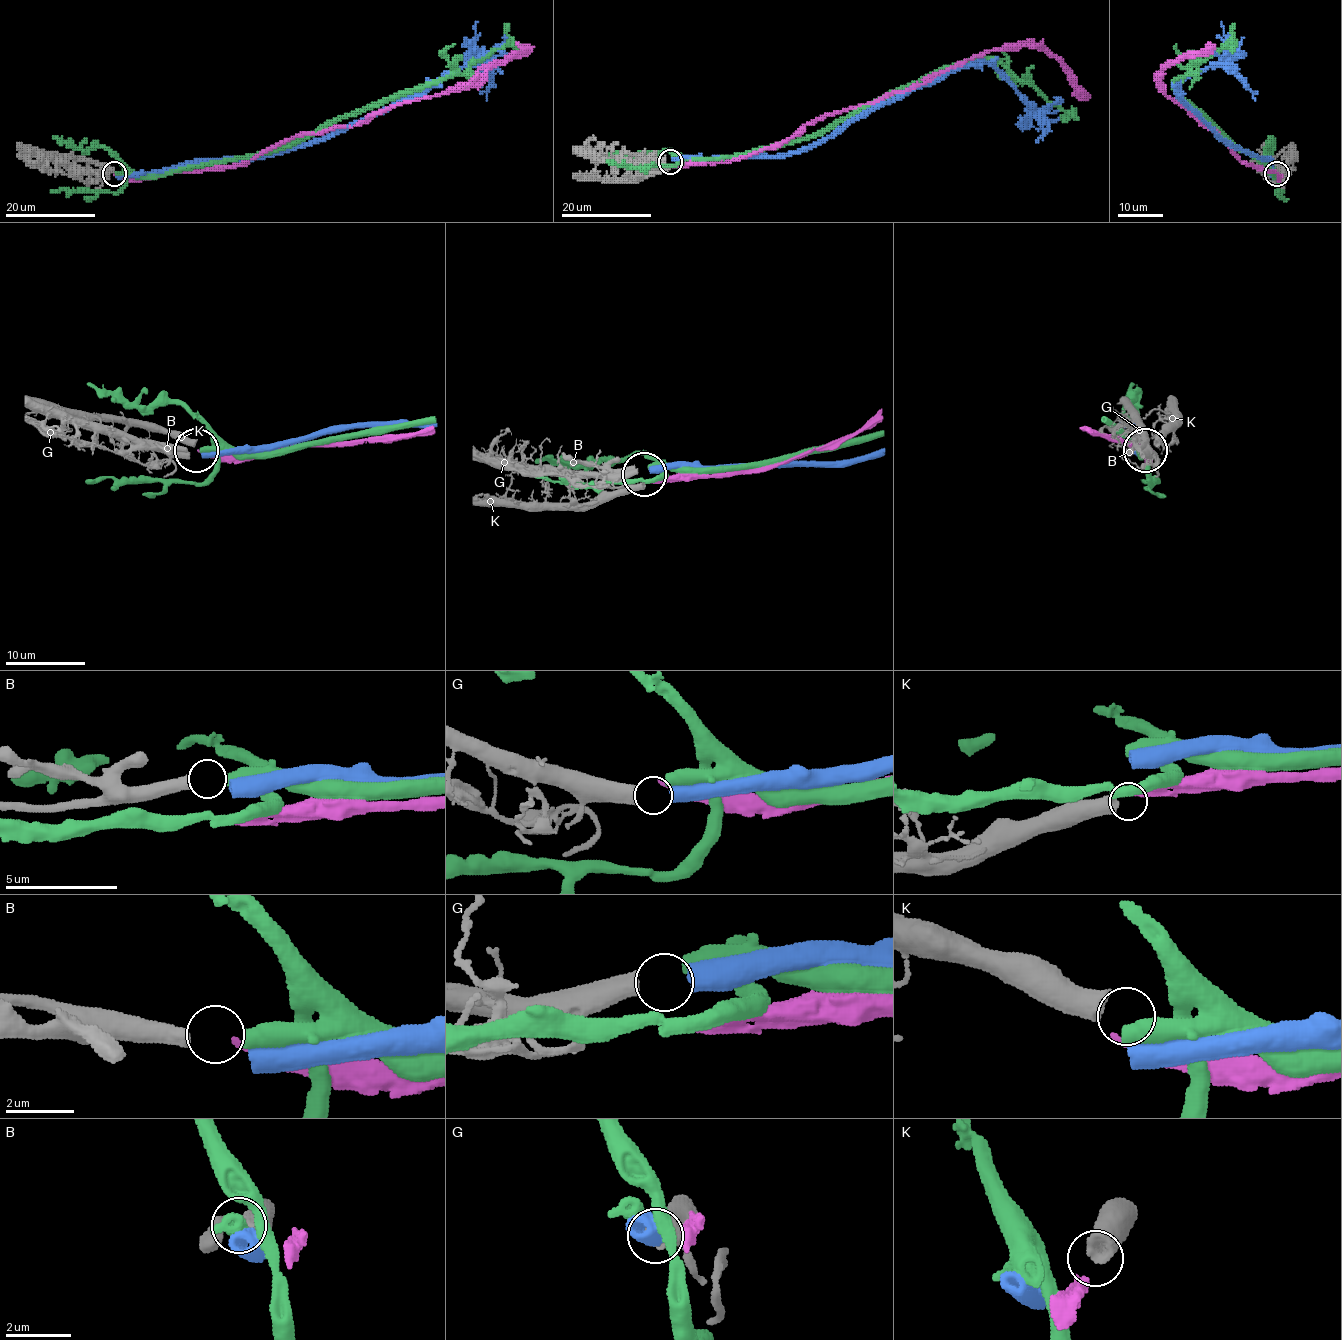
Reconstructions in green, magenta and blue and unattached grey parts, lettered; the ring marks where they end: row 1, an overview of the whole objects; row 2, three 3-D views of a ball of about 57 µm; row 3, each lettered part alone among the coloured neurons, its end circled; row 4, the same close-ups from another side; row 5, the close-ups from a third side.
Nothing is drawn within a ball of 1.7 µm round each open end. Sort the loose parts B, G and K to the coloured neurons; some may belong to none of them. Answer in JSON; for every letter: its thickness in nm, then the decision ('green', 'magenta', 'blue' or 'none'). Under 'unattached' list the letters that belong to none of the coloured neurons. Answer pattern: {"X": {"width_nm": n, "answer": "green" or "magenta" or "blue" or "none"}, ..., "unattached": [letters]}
{"B": {"width_nm": 500, "answer": "green"}, "G": {"width_nm": 500, "answer": "blue"}, "K": {"width_nm": 550, "answer": "none"}, "unattached": ["K"]}

